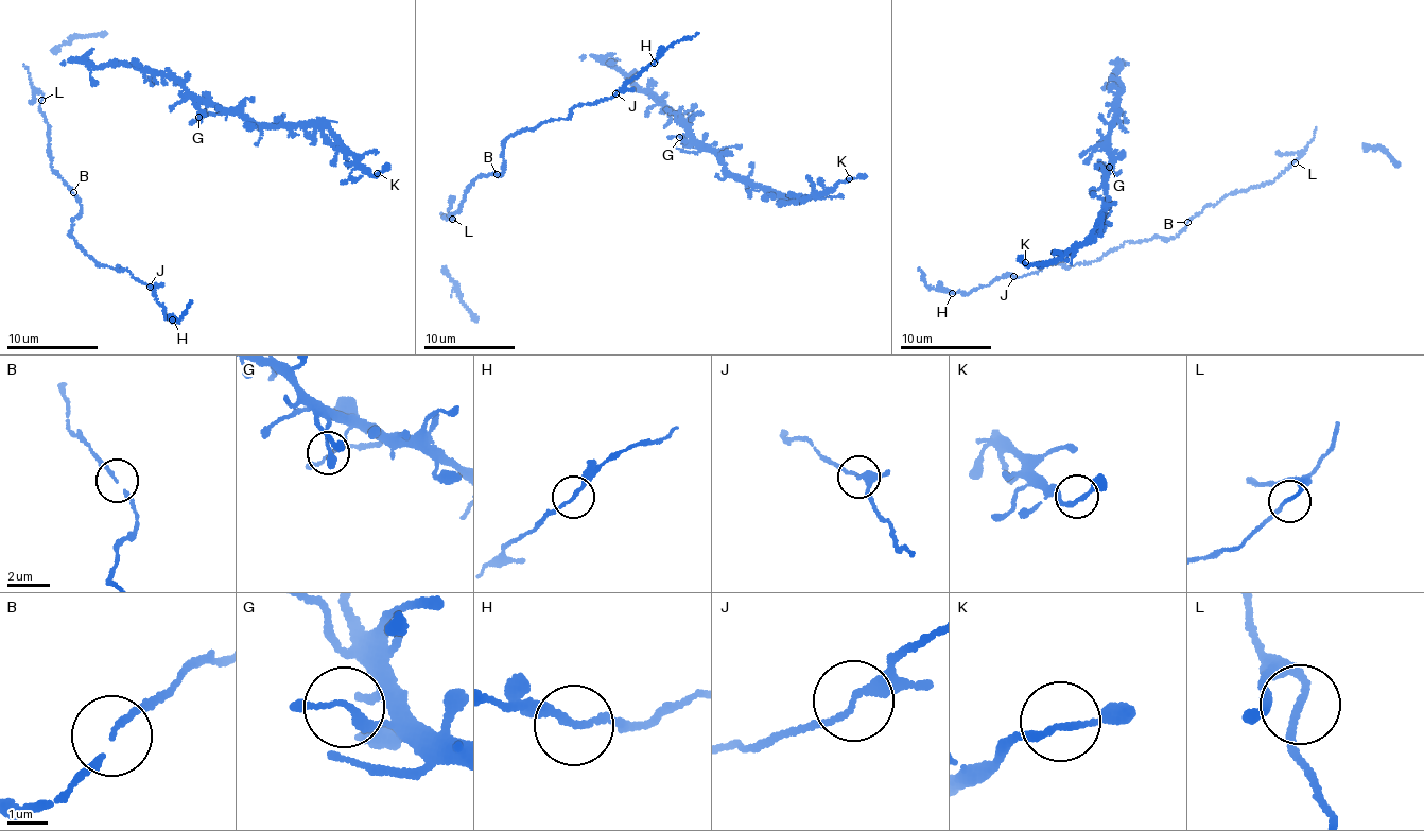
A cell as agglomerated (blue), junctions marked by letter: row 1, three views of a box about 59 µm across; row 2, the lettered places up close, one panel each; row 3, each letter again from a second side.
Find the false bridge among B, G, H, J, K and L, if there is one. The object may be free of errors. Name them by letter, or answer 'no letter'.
no letter

